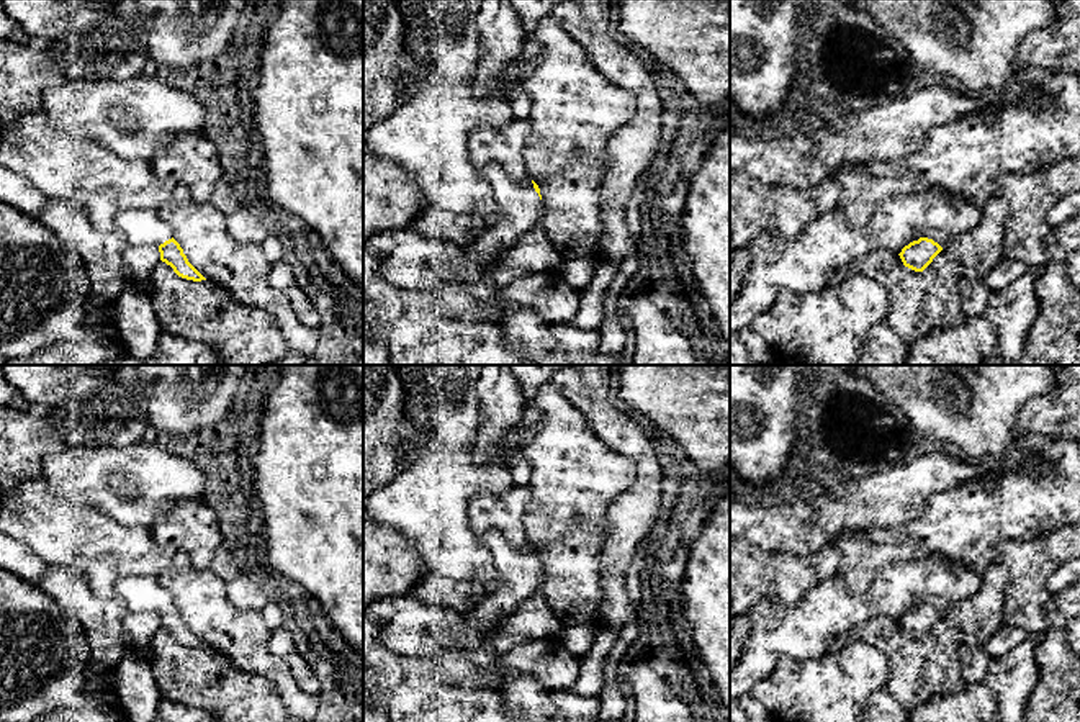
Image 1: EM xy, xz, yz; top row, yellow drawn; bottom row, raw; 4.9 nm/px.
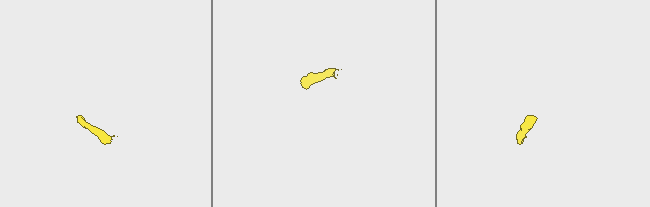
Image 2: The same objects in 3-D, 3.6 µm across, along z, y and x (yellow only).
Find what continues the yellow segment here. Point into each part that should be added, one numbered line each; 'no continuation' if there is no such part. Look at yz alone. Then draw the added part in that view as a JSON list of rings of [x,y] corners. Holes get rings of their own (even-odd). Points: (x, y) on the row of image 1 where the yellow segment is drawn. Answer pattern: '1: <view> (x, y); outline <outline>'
1: yz (940, 236); outline [[[926,229],[926,231],[923,232],[923,237],[933,239],[933,241],[938,242],[943,249],[954,241],[954,239],[951,237],[951,234],[946,232],[946,231],[943,231],[943,229]]]

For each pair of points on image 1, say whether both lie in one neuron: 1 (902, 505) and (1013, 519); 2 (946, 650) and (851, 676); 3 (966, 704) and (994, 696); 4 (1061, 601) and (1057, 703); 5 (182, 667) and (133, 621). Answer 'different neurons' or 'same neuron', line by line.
1: different neurons
2: different neurons
3: same neuron
4: same neuron
5: different neurons

